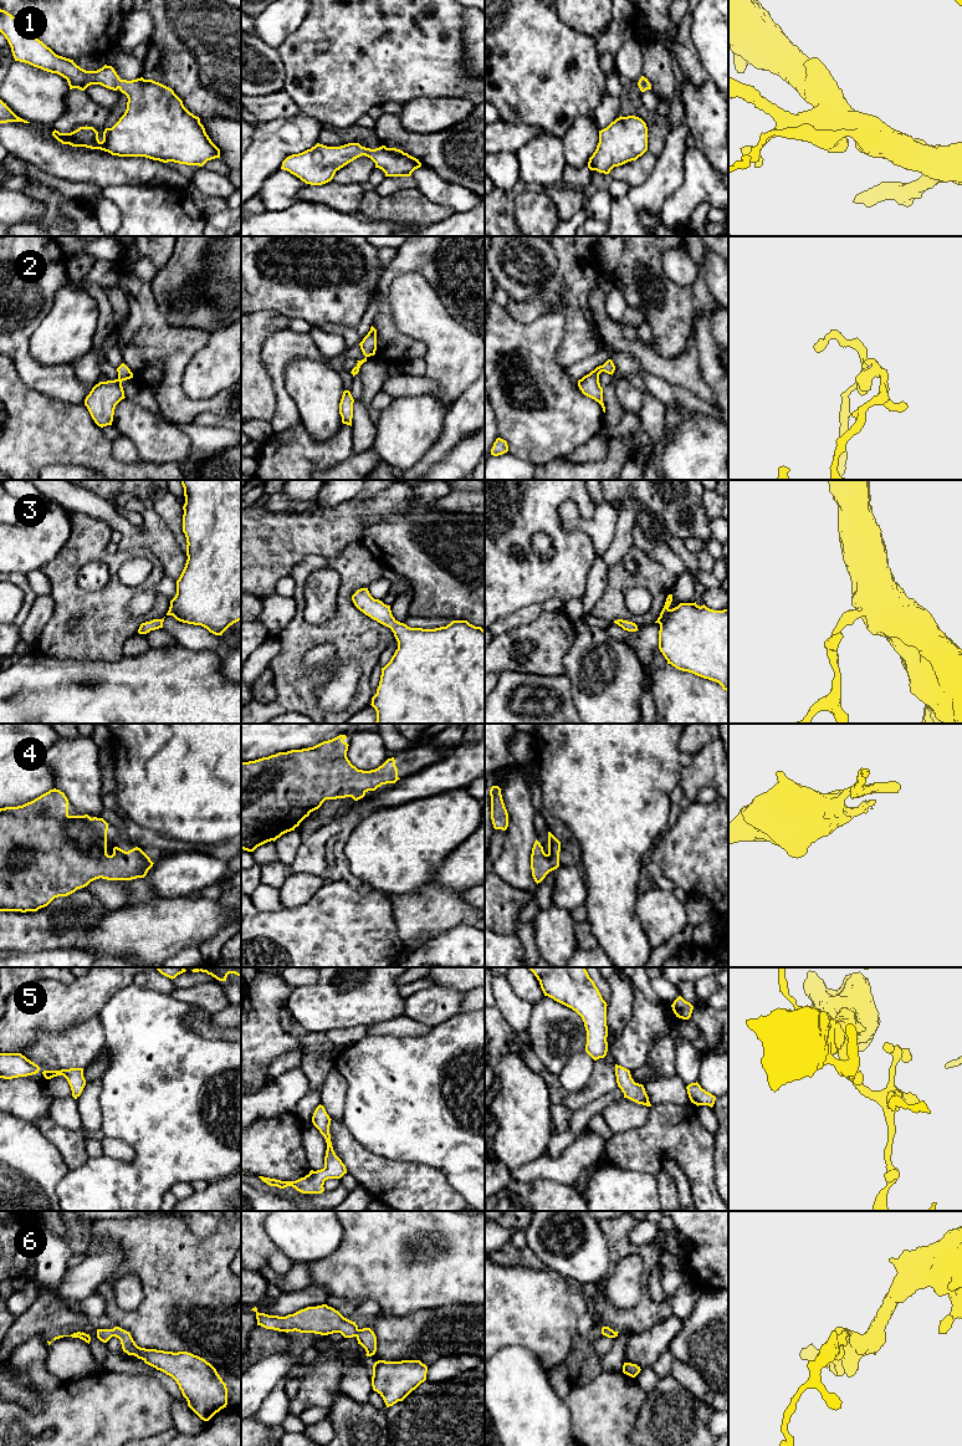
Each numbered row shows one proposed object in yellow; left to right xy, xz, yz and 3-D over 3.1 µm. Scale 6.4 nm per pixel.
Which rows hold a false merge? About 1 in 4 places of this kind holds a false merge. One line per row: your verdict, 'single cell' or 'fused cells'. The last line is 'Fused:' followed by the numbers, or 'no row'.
1: single cell
2: single cell
3: single cell
4: single cell
5: single cell
6: single cell
Fused: no row

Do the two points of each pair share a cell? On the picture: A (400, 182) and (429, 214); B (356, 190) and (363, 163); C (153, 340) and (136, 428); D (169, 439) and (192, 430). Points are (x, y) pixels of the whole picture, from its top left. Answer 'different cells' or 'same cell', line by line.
A: different cells
B: different cells
C: different cells
D: different cells

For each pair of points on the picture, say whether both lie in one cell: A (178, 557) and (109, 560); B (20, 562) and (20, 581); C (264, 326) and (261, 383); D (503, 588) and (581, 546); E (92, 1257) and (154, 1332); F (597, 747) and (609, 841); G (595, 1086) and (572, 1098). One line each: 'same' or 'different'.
A: different
B: different
C: same
D: same
E: different
F: same
G: same

